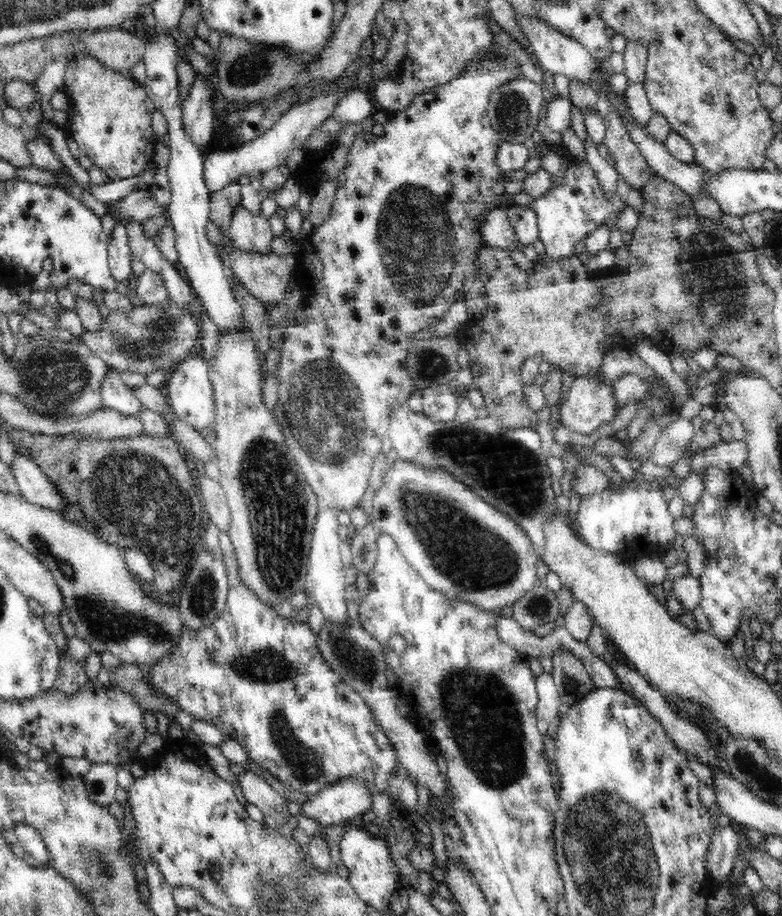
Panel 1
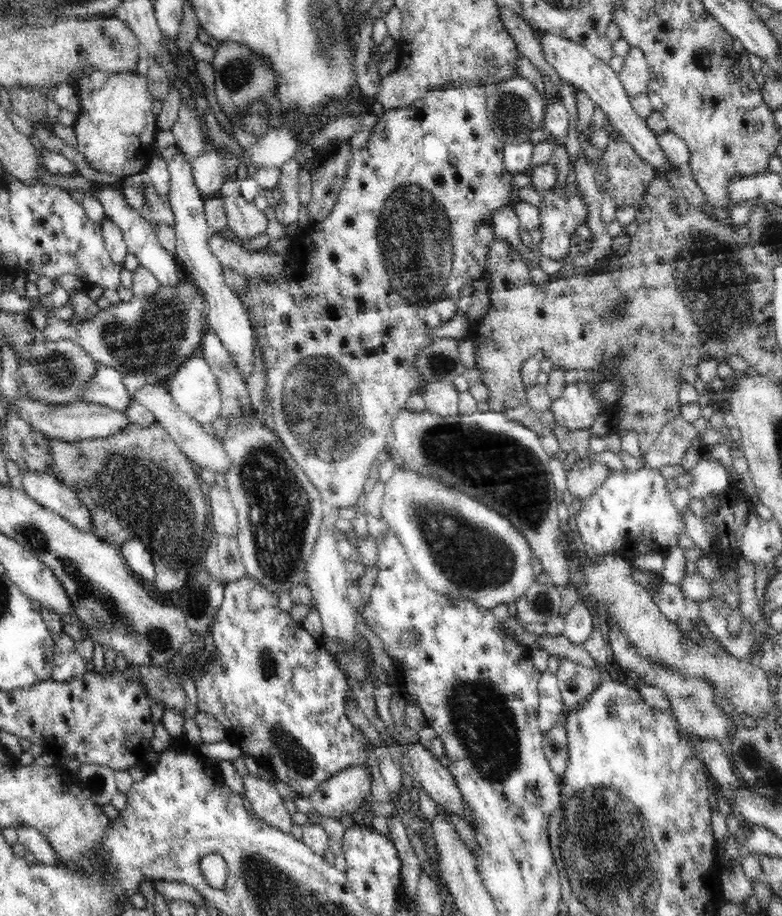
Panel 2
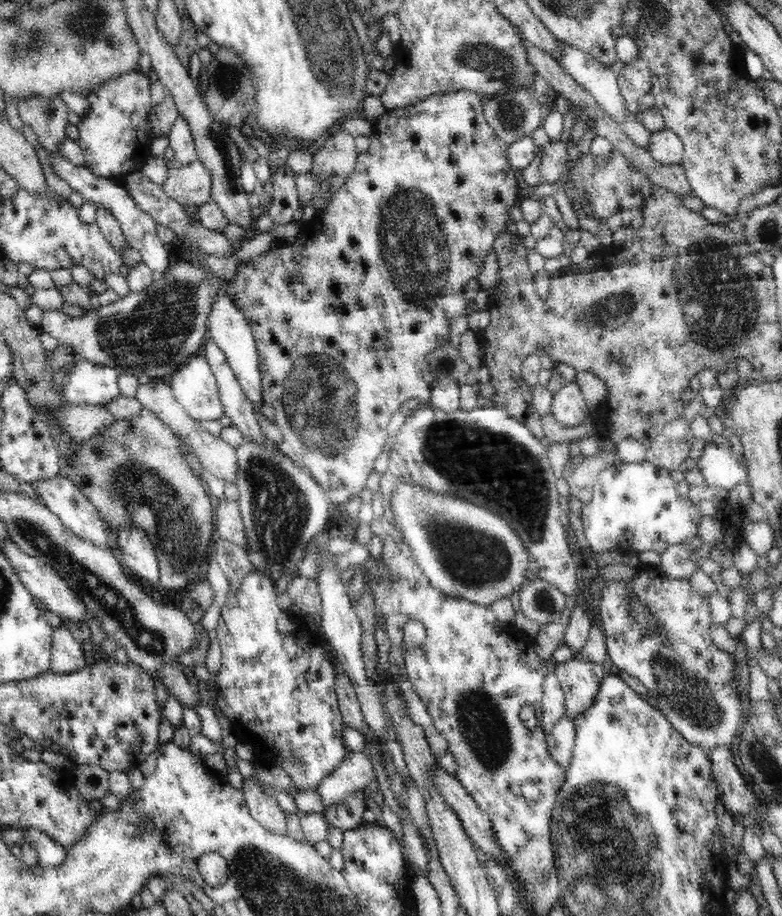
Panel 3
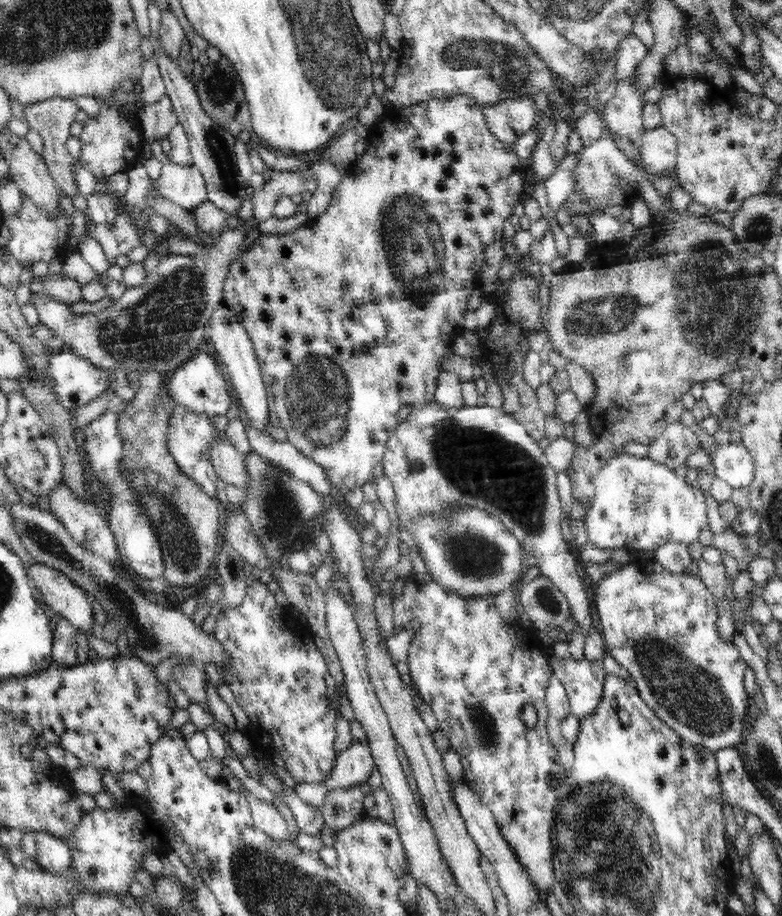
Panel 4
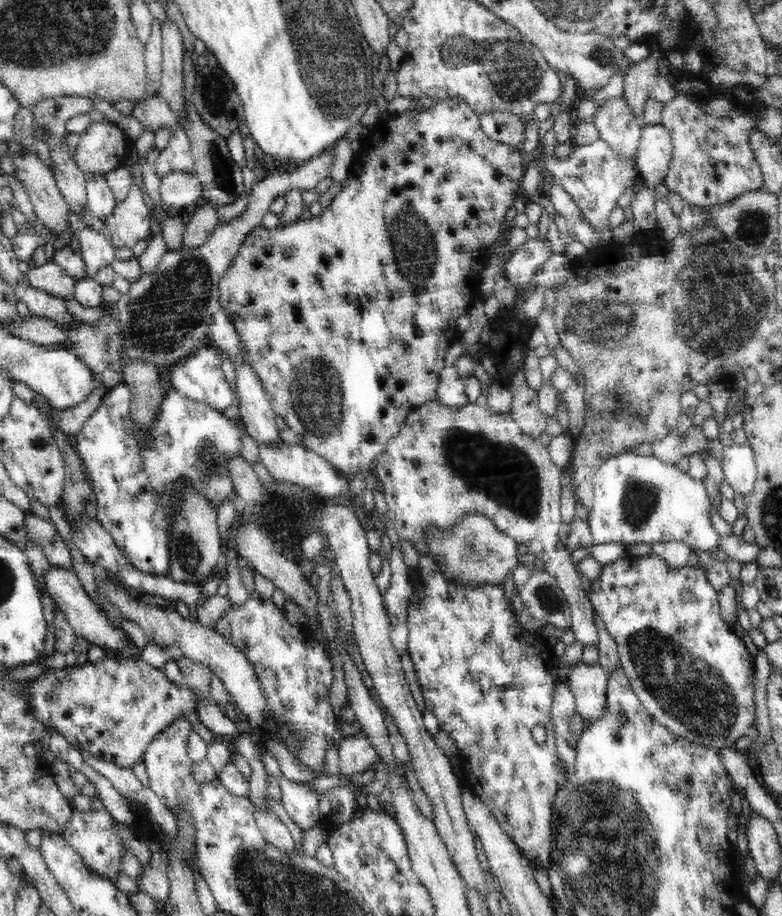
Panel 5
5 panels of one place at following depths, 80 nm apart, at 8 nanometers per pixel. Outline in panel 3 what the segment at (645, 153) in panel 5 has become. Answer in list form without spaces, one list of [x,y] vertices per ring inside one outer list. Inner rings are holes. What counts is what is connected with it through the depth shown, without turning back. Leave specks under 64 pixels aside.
[[[666,128],[651,134],[647,150],[660,164],[680,165],[683,159],[681,138],[673,130]]]

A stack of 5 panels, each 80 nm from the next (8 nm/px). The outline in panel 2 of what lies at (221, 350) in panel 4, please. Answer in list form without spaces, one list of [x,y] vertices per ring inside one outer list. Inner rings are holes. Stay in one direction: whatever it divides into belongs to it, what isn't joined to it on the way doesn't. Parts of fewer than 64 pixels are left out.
[[[179,146],[176,148],[178,152],[167,162],[171,178],[168,199],[170,199],[172,213],[174,213],[176,256],[184,264],[186,274],[204,293],[204,299],[208,305],[207,324],[218,334],[221,343],[229,348],[229,354],[235,354],[235,357],[239,358],[241,377],[244,382],[248,382],[254,372],[254,329],[247,310],[237,295],[224,283],[221,262],[209,249],[210,230],[206,222],[204,200],[200,191],[196,189],[196,182],[193,181],[193,159],[187,158],[187,154],[183,154],[183,150],[179,150]]]

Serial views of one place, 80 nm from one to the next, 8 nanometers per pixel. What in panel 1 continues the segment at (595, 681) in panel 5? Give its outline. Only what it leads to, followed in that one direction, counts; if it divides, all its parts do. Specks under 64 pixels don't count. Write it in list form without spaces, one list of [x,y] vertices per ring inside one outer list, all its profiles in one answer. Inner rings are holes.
[[[558,649],[551,658],[554,665],[551,675],[562,703],[574,705],[593,691],[592,677],[570,650]]]

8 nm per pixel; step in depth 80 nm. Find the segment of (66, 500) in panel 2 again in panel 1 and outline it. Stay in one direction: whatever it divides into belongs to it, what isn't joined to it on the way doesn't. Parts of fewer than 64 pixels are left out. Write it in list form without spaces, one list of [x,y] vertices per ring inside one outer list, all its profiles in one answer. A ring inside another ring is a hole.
[[[15,454],[11,472],[16,477],[21,494],[28,502],[55,511],[61,511],[65,507],[63,498],[55,492],[48,477],[30,458]]]

